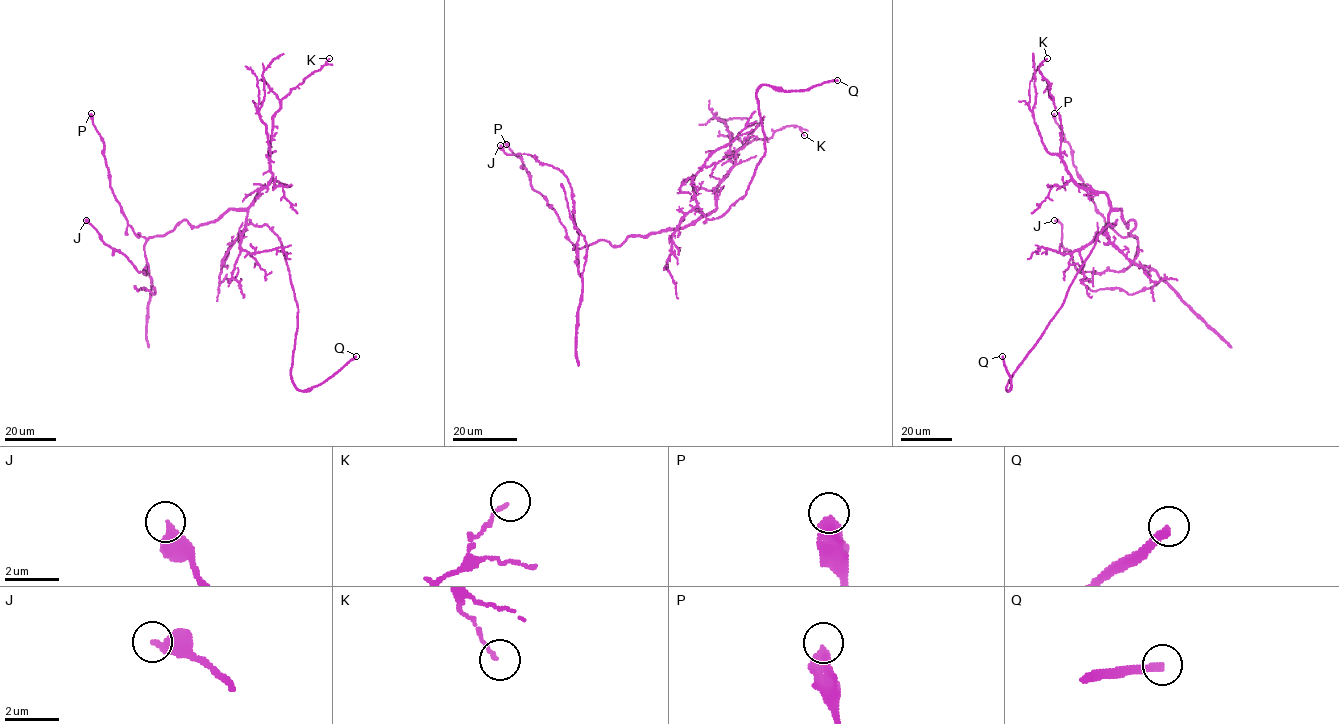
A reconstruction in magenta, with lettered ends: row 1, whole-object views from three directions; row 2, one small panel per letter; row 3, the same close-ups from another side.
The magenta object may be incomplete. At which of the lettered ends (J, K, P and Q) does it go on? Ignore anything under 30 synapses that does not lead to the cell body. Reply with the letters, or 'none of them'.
Q

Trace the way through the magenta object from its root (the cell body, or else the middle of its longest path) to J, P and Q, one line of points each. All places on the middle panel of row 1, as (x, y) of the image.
J: (701, 213), (681, 228), (630, 235), (619, 246), (599, 240), (573, 249), (579, 231), (567, 176), (500, 145)
P: (701, 213), (681, 228), (630, 235), (619, 246), (599, 240), (576, 248), (506, 144)
Q: (701, 213), (709, 219), (718, 218), (746, 194), (765, 152), (756, 96), (762, 85), (803, 91), (837, 80)

